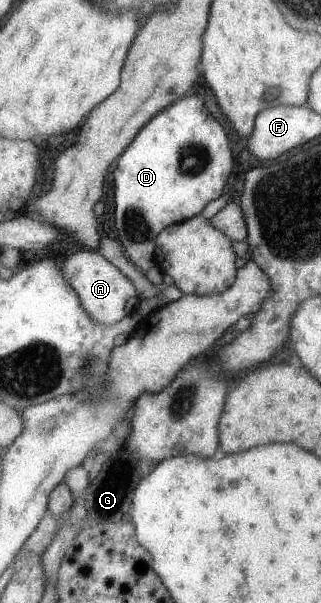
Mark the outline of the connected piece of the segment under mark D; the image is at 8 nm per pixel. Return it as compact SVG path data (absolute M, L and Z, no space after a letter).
M199 93L181 96L158 111L119 155L113 171L113 219L117 243L126 258L144 275L153 265L155 238L168 225L181 223L198 214L209 201L221 196L233 167L226 131L209 114Z

